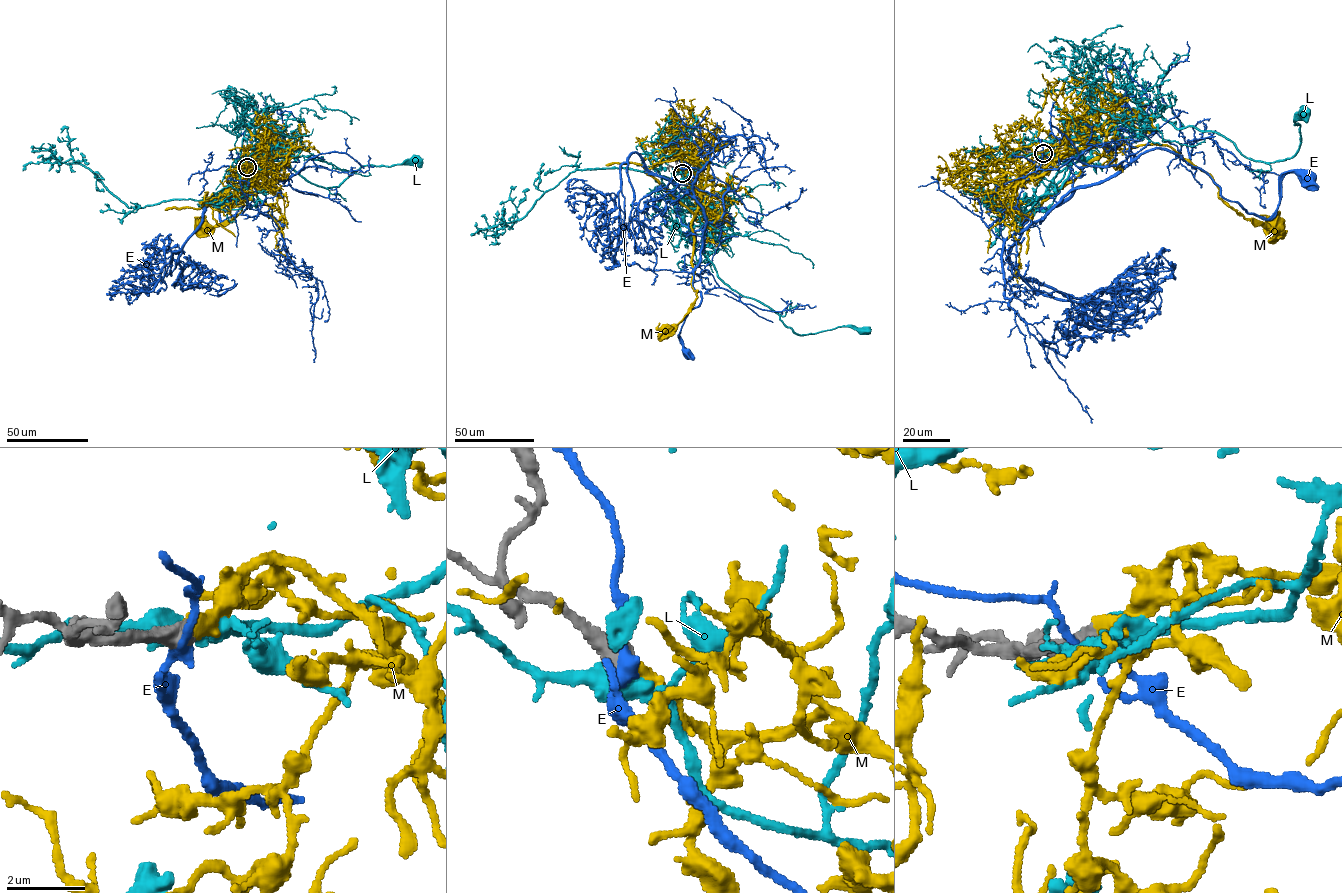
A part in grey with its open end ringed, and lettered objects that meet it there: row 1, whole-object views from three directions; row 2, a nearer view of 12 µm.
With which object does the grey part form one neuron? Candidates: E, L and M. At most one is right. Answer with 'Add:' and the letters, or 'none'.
Add: M

